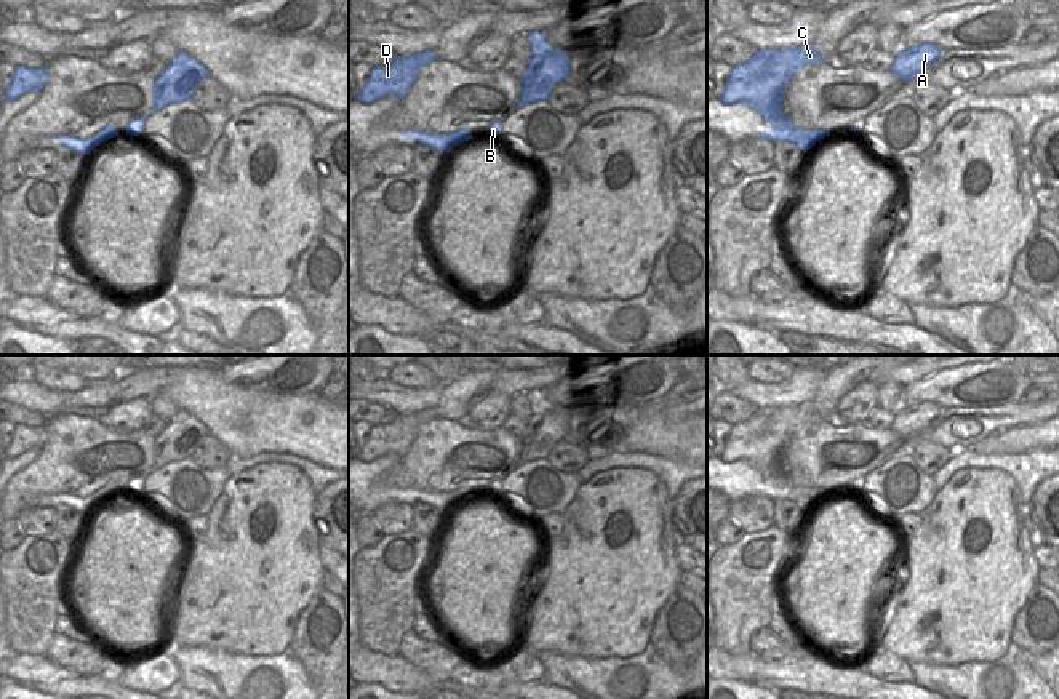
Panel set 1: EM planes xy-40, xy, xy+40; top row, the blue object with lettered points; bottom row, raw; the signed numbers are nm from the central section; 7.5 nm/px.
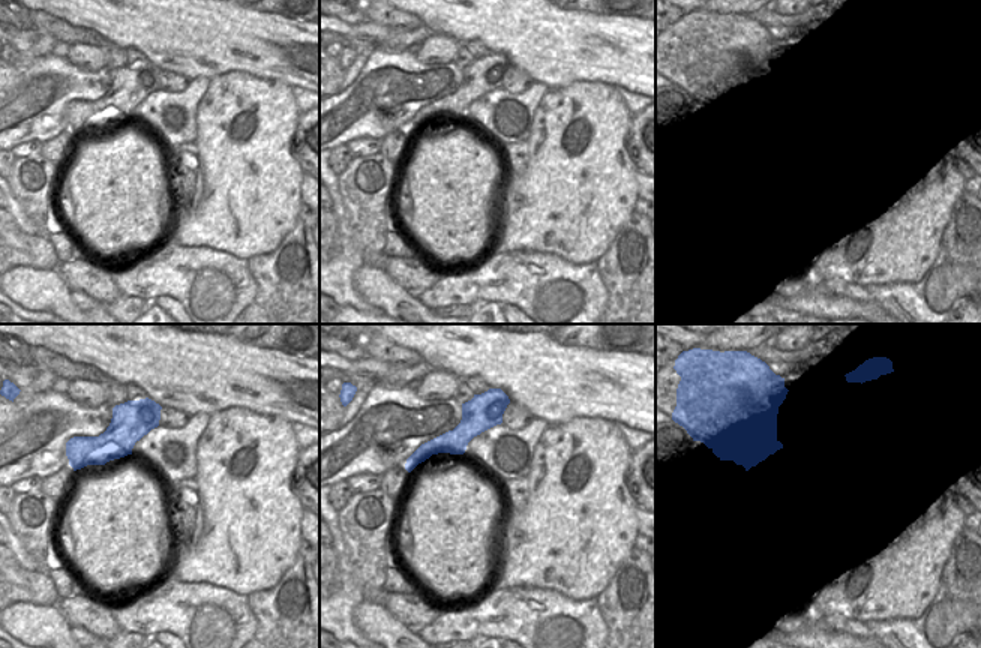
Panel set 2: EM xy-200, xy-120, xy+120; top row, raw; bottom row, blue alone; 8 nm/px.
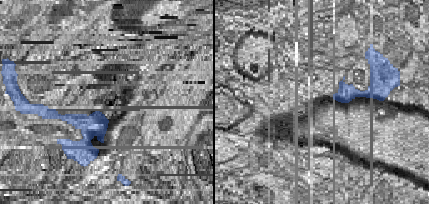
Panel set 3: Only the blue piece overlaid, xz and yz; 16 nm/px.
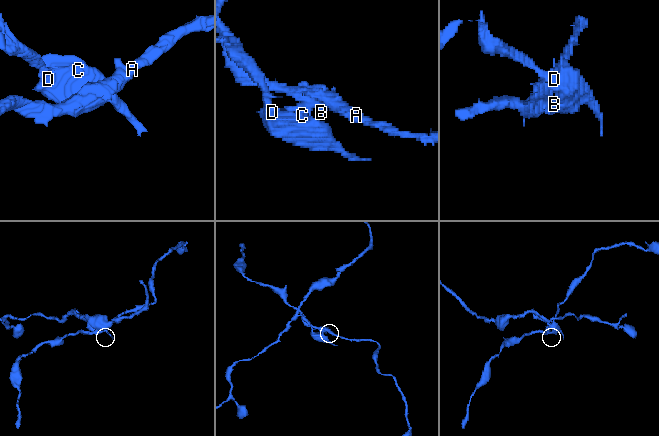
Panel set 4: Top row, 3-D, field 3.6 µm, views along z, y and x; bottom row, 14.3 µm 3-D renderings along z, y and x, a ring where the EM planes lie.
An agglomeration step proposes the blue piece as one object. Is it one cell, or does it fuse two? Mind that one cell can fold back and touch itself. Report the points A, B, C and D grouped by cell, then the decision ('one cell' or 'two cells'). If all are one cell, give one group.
groups A B / C D; two cells

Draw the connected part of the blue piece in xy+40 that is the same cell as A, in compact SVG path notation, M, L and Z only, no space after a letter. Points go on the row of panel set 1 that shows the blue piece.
M933 43L912 46L899 51L891 66L891 72L902 82L921 77L941 56L942 50Z

